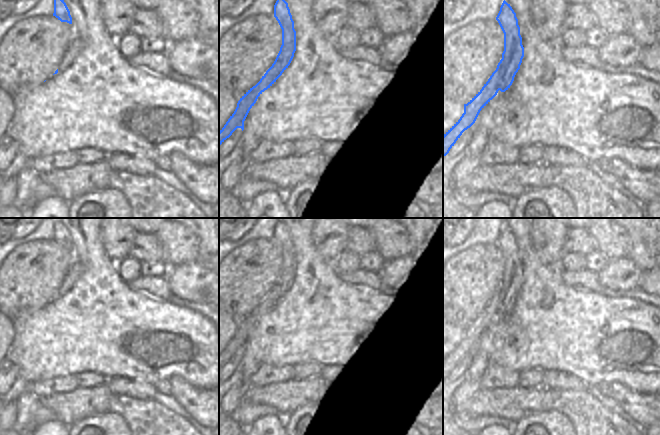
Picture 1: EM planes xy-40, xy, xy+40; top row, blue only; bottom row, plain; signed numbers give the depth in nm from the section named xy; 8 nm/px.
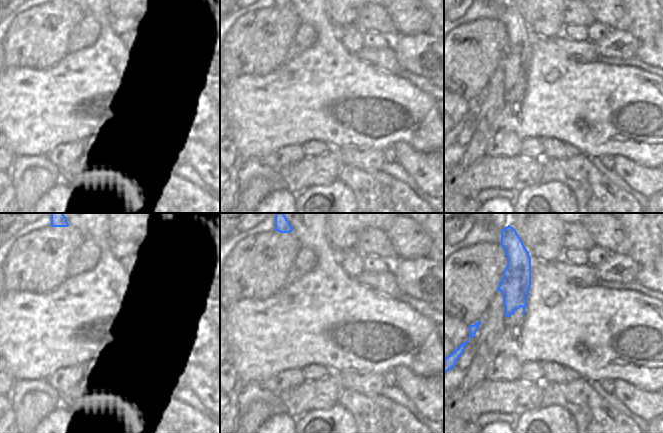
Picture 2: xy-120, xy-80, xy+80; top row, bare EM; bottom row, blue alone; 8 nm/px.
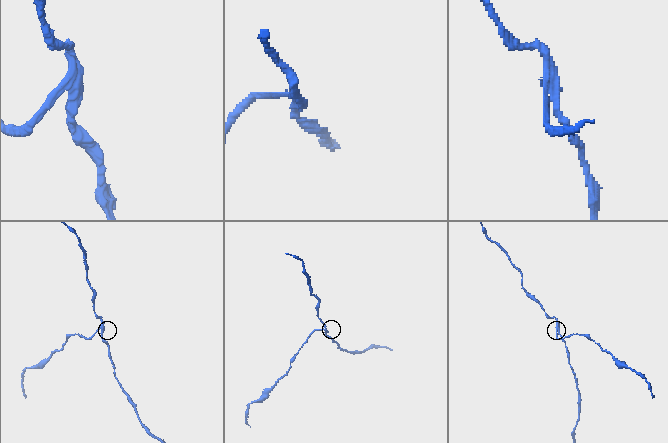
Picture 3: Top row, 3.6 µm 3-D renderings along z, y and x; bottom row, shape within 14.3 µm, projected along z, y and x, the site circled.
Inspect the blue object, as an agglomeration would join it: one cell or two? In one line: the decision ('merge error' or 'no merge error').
merge error

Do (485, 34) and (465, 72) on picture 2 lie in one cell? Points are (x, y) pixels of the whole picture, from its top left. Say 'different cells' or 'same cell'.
same cell

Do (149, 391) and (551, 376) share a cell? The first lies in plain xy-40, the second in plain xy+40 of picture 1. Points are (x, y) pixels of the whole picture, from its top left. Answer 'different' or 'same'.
same

